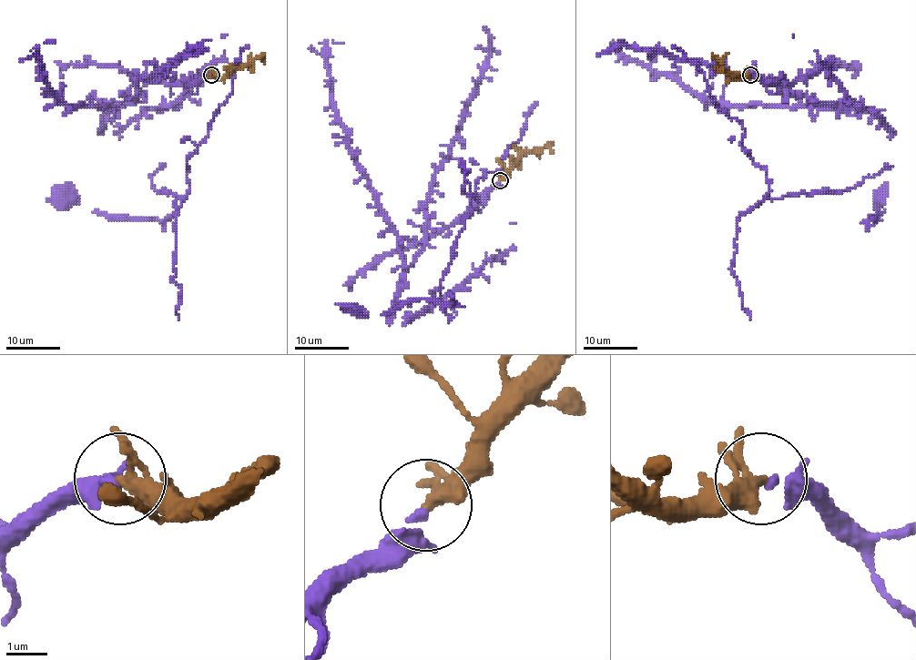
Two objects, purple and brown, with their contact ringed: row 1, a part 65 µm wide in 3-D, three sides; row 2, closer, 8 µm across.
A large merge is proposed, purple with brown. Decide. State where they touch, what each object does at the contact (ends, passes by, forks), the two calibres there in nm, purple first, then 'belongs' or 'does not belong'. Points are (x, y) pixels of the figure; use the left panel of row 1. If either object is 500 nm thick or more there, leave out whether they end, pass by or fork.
(211, 75) | purple ends | brown passes by | 190/320 nm | belongs

